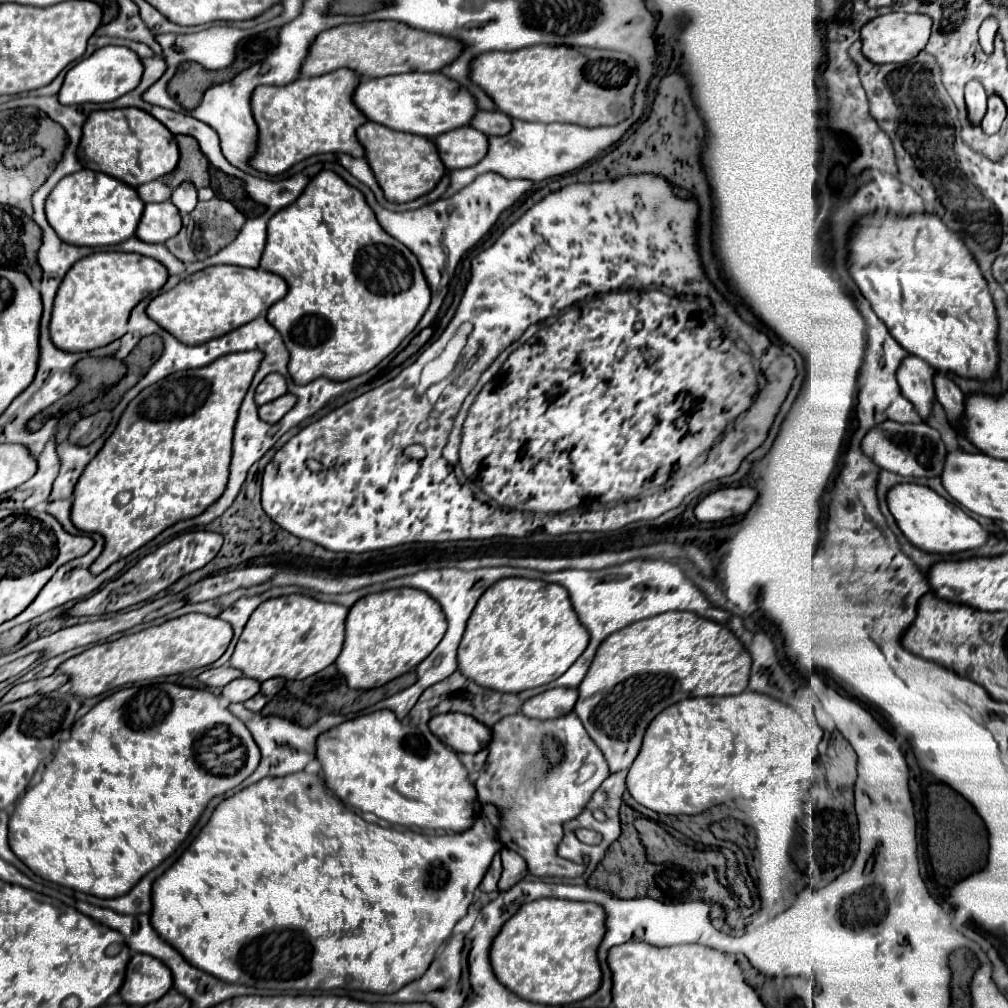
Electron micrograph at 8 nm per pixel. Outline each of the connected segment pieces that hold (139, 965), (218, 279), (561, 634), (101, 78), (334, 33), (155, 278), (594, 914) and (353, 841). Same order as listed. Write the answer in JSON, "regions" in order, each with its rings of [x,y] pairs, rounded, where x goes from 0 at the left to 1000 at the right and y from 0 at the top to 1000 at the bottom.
{"regions":[[[[132,946],[126,954],[124,972],[118,980],[118,988],[126,996],[142,998],[150,992],[156,992],[156,988],[162,988],[162,984],[170,980],[170,974],[170,964],[162,954],[146,946]]],[[[209,264],[186,274],[174,286],[154,294],[146,304],[146,313],[162,327],[170,329],[178,339],[195,343],[253,317],[283,292],[283,278],[261,266]]],[[[499,573],[491,577],[473,597],[465,617],[461,631],[455,641],[455,665],[465,673],[471,675],[475,681],[483,681],[495,687],[517,687],[525,683],[533,683],[539,679],[549,677],[563,663],[578,649],[584,639],[584,627],[576,621],[566,595],[564,587],[541,575],[525,575],[525,573]]],[[[102,46],[98,50],[94,50],[88,58],[78,60],[66,73],[63,79],[63,85],[57,93],[61,103],[84,103],[84,101],[110,101],[120,97],[122,93],[130,91],[138,79],[140,79],[140,60],[134,52],[130,52],[128,48],[122,46]]],[[[396,22],[338,24],[313,36],[305,58],[299,63],[299,75],[316,75],[334,67],[346,67],[358,77],[376,77],[398,71],[434,71],[434,67],[443,65],[455,52],[457,44],[451,44],[451,40],[416,32]]],[[[94,250],[70,264],[63,276],[51,317],[49,335],[63,349],[88,349],[118,337],[126,329],[130,308],[148,292],[158,290],[166,280],[166,268],[156,258],[124,250]]],[[[537,891],[519,897],[487,935],[487,960],[491,970],[511,988],[557,998],[586,988],[596,974],[592,938],[598,931],[600,905],[586,895]]],[[[305,758],[293,770],[265,772],[265,774],[259,774],[259,776],[245,780],[245,782],[237,784],[235,788],[223,792],[211,804],[211,810],[201,819],[201,823],[191,833],[191,837],[180,847],[180,851],[164,867],[160,867],[152,875],[152,883],[150,883],[152,923],[166,937],[170,937],[189,958],[193,958],[221,974],[227,974],[227,976],[243,976],[243,978],[265,980],[265,982],[344,980],[344,982],[366,982],[366,984],[374,984],[374,986],[388,986],[388,984],[396,982],[400,976],[414,972],[414,968],[418,968],[426,960],[426,956],[432,948],[432,942],[445,931],[451,917],[463,907],[463,901],[469,895],[469,887],[471,887],[477,871],[481,869],[489,849],[497,843],[497,837],[493,833],[493,819],[495,819],[493,806],[491,806],[491,802],[483,800],[479,810],[465,823],[452,827],[448,823],[431,824],[426,821],[415,821],[416,819],[388,817],[380,812],[376,813],[372,807],[360,807],[350,800],[336,796],[328,784],[326,784],[328,790],[324,790],[322,788],[324,783],[318,762],[314,762],[314,764],[306,762]]]]}

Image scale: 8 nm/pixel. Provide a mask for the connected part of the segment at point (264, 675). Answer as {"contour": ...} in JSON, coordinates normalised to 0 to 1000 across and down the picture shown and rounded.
{"contour":[[[287,589],[263,595],[247,613],[227,661],[233,661],[245,673],[263,677],[281,671],[301,675],[330,659],[340,643],[342,613],[346,603],[330,597],[316,597],[305,589]]]}

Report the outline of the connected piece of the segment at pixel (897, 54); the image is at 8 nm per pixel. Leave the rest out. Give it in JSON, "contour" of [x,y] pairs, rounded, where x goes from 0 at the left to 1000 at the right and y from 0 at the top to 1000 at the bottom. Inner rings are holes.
{"contour":[[[882,12],[862,20],[854,28],[854,52],[864,63],[896,63],[918,48],[924,34],[924,18],[916,14]]]}

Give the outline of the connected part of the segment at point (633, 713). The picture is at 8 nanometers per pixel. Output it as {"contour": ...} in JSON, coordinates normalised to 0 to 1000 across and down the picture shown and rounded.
{"contour":[[[660,607],[648,613],[640,613],[636,617],[628,617],[626,621],[600,633],[600,637],[594,641],[586,657],[586,663],[582,665],[578,677],[572,683],[574,692],[568,704],[572,706],[586,734],[598,746],[604,758],[604,766],[622,764],[636,742],[642,718],[656,704],[684,690],[735,688],[743,679],[743,665],[745,665],[743,647],[739,647],[739,641],[719,619],[695,613],[689,607]]]}

